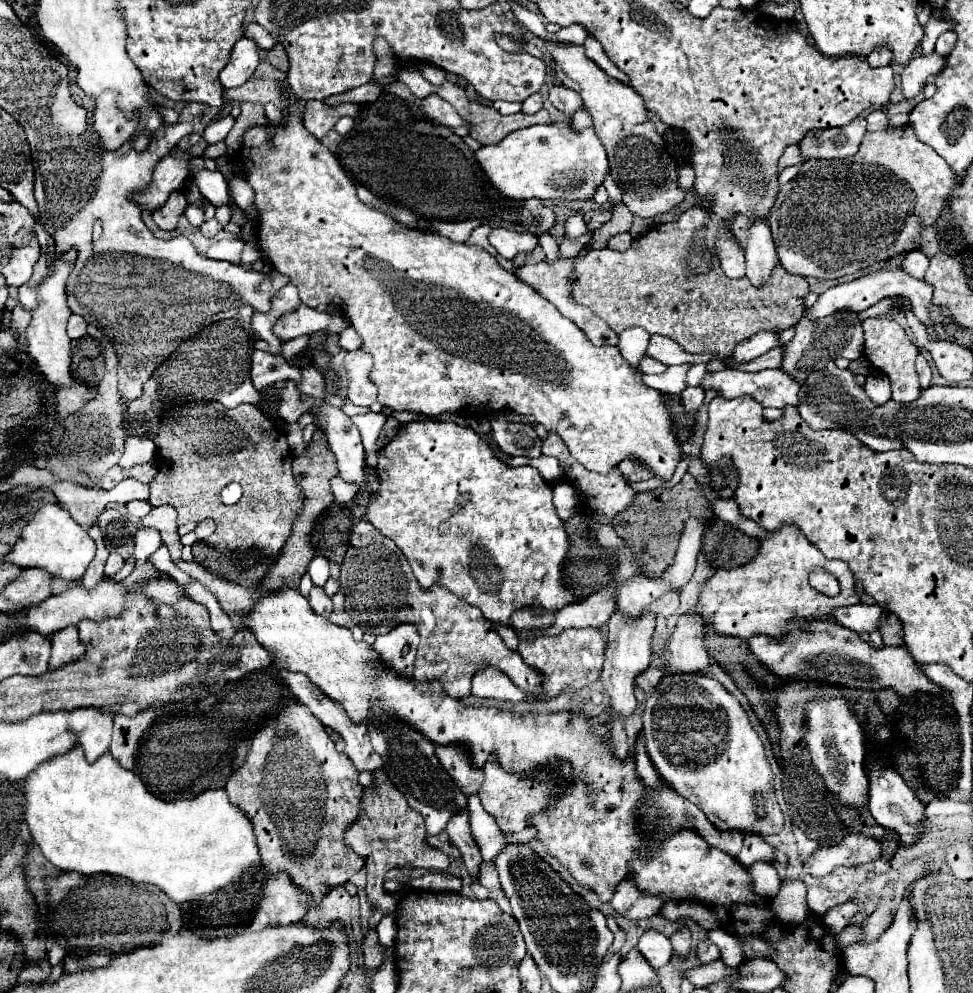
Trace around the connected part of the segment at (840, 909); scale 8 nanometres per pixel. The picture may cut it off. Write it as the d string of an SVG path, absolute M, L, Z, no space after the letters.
M852 902L834 906L834 908L824 916L824 924L826 924L826 926L830 928L830 932L836 936L836 934L840 934L840 932L846 928L848 920L852 918L852 914L854 914L854 904L852 904Z

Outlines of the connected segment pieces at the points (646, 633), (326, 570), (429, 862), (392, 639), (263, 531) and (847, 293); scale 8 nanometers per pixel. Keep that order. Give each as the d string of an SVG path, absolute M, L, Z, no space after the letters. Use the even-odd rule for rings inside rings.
M618 610L612 614L608 622L608 646L606 646L606 660L604 668L600 672L600 680L604 684L604 690L610 696L610 704L614 708L612 720L608 722L610 734L612 734L612 746L614 754L618 758L626 758L628 754L628 740L626 740L626 730L624 730L624 720L636 710L636 698L634 698L634 680L638 674L642 674L650 666L650 656L652 656L652 636L654 636L654 626L656 618L652 614L640 616L634 620L634 624L626 624L622 616L618 616Z
M323 556L315 557L308 566L308 574L310 574L314 586L324 586L326 580L330 578L330 562Z
M378 770L374 774L374 782L376 782L374 790L364 788L360 820L346 830L348 846L362 858L376 858L378 854L382 854L386 864L408 864L408 866L418 866L428 870L432 868L446 870L450 866L450 858L426 844L424 818L406 804L404 796L394 788L386 772Z
M398 624L394 630L380 634L372 648L376 652L382 652L382 656L386 656L386 664L390 664L390 668L398 668L400 672L406 672L406 676L410 676L418 644L420 636L416 626Z
M198 402L184 404L166 410L166 418L160 424L160 432L156 436L156 448L160 458L160 470L150 484L150 504L170 504L177 512L178 526L186 522L214 520L216 530L204 541L222 554L234 554L232 560L238 564L250 548L258 550L262 556L276 560L280 556L282 546L286 544L292 522L302 512L304 494L292 474L292 454L286 442L286 434L278 432L276 426L252 404L240 404L232 410L224 408L218 402ZM228 482L238 482L244 488L244 496L238 504L226 506L220 500L220 490Z
M898 254L894 258L890 258L890 268L888 270L882 270L882 272L876 272L876 274L870 274L870 276L864 276L860 280L850 280L850 282L844 282L844 284L836 284L832 288L828 288L826 292L822 292L816 300L816 304L808 310L804 310L804 316L810 318L812 322L816 320L822 320L826 316L832 316L836 312L862 312L866 308L870 308L872 304L876 304L878 300L882 298L888 298L888 296L904 296L912 302L914 306L914 314L919 321L926 327L926 331L931 340L938 340L936 333L934 332L934 326L930 322L930 316L928 312L928 304L932 300L932 284L928 284L926 280L916 280L912 276L908 276L906 272L900 270L900 260L904 258L906 254Z

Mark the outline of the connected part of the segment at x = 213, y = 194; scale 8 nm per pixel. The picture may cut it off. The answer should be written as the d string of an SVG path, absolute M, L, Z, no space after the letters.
M202 168L194 174L194 184L202 192L202 196L206 196L215 207L228 202L228 184L218 170L210 172Z

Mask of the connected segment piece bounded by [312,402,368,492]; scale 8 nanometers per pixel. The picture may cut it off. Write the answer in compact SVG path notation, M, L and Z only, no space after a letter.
M326 402L318 404L312 414L316 422L322 424L326 430L328 446L338 462L340 478L348 484L354 484L358 492L368 490L364 446L358 426L340 408L334 408Z

